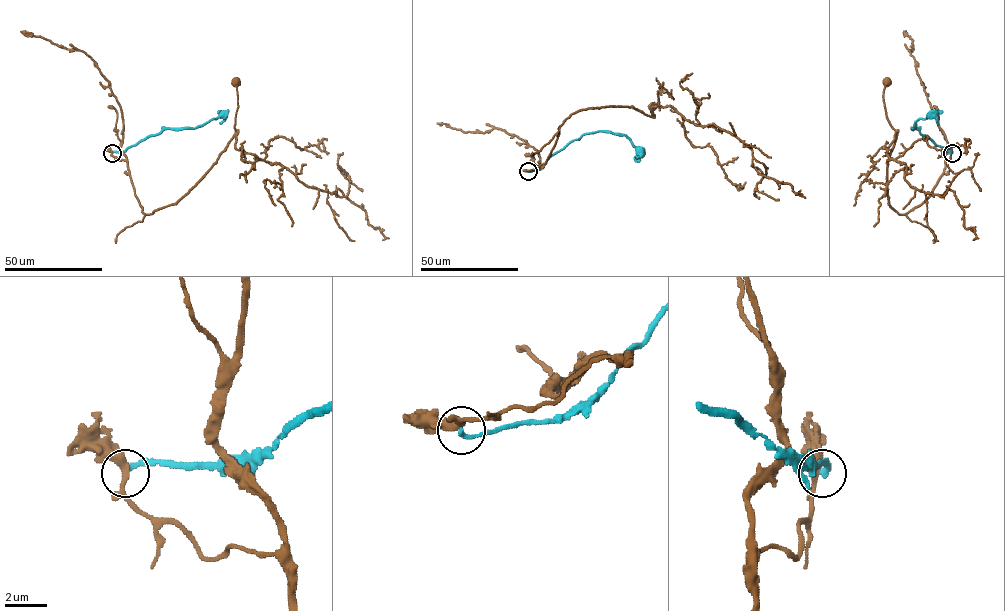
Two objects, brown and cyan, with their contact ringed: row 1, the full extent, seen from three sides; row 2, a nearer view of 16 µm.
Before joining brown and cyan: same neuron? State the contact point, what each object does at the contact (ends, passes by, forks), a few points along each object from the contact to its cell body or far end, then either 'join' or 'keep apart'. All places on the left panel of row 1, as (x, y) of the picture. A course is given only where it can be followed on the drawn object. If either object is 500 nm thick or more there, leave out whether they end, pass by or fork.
at (112, 153); brown passes by; cyan ends there; brown runs (112, 153), (127, 161), (143, 213), (175, 204), (215, 162), (235, 133), (235, 84); cyan runs (112, 153), (124, 152), (166, 129), (195, 128), (222, 114); keep apart

